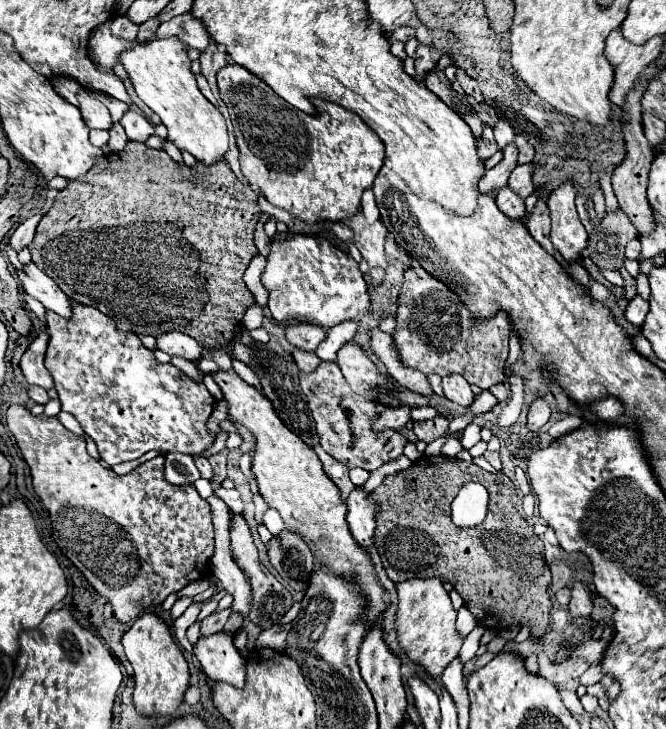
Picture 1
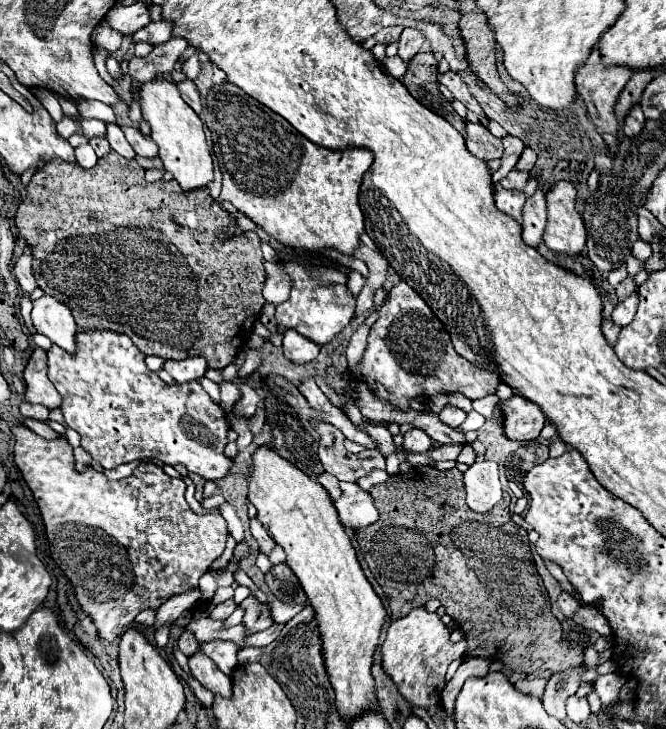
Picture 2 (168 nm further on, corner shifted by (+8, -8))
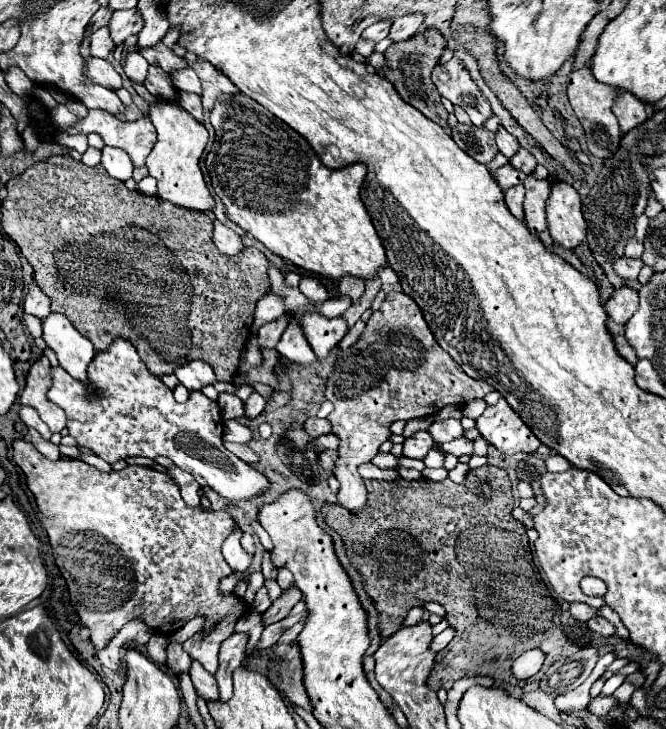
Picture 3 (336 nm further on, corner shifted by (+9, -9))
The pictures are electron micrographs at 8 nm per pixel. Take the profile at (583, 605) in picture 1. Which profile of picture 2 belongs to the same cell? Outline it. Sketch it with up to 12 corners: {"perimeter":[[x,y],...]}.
{"perimeter":[[581,605],[573,621],[599,635],[611,635],[607,619],[591,605]]}

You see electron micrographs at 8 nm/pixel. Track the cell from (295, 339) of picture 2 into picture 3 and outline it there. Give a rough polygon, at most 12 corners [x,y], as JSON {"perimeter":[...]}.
{"perimeter":[[300,322],[286,326],[278,354],[298,364],[312,364],[312,352]]}

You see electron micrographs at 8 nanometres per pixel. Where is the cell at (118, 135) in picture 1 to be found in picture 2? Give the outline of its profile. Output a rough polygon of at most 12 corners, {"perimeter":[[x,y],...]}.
{"perimeter":[[95,137],[89,145],[97,157],[105,157],[111,151],[105,137]]}

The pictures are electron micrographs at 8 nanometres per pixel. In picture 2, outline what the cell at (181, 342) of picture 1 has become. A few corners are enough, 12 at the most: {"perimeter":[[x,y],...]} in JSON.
{"perimeter":[[203,357],[167,359],[163,369],[177,381],[201,379],[207,371]]}

